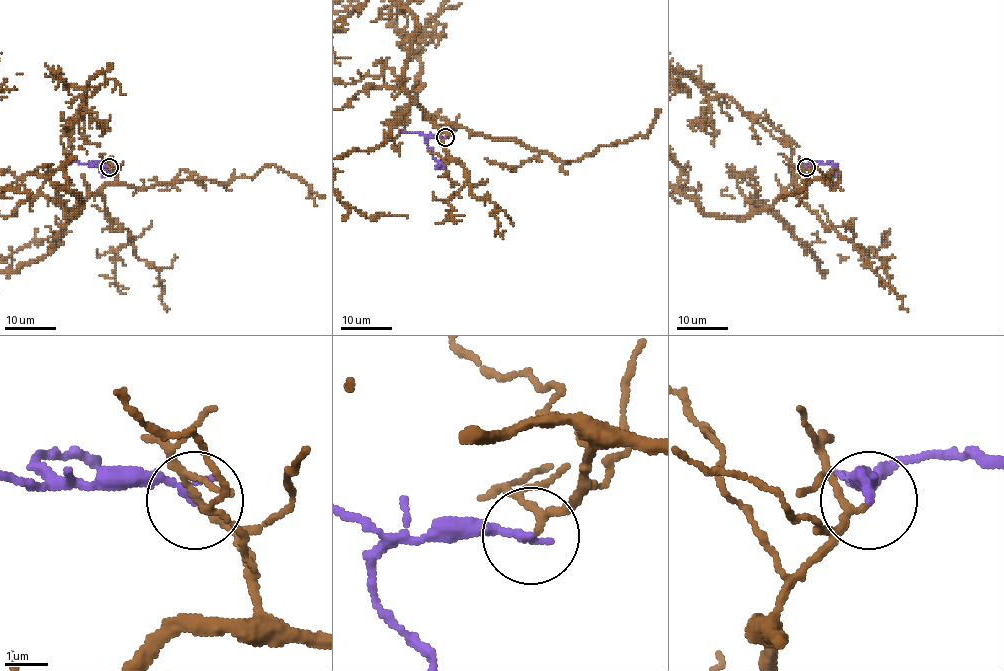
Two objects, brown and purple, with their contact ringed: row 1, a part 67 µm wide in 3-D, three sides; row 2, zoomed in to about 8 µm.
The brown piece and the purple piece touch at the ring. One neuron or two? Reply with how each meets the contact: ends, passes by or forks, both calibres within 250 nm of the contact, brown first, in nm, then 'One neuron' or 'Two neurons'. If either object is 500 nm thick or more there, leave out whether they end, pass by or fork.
At the ring brown passes by. At the ring purple ends. Thickness 150 nm (brown) against 190 nm. One neuron

